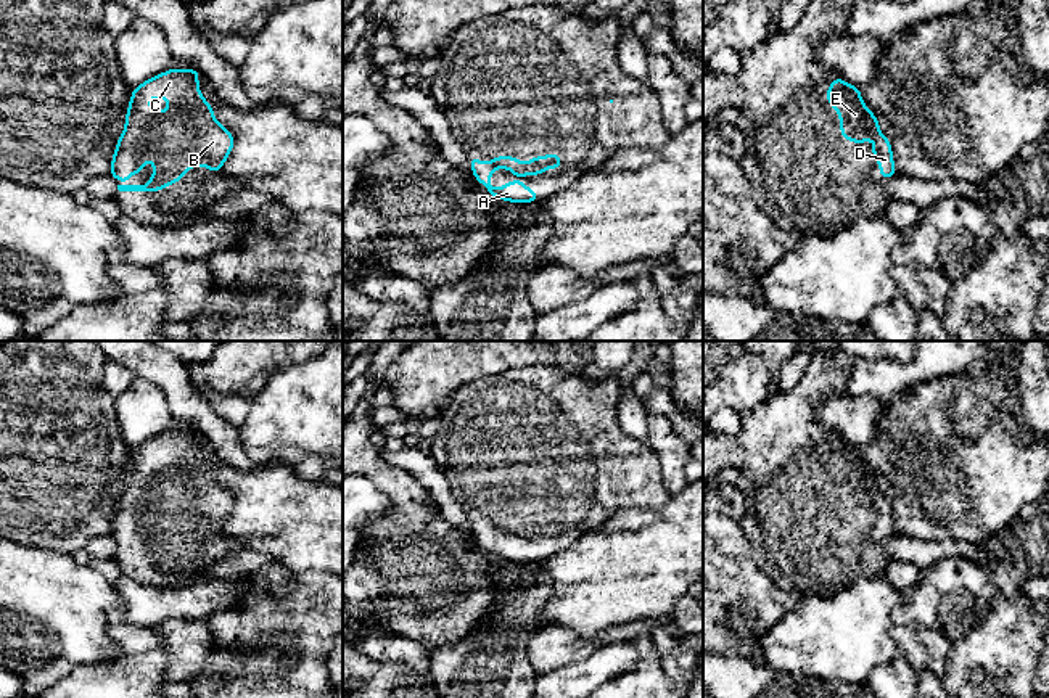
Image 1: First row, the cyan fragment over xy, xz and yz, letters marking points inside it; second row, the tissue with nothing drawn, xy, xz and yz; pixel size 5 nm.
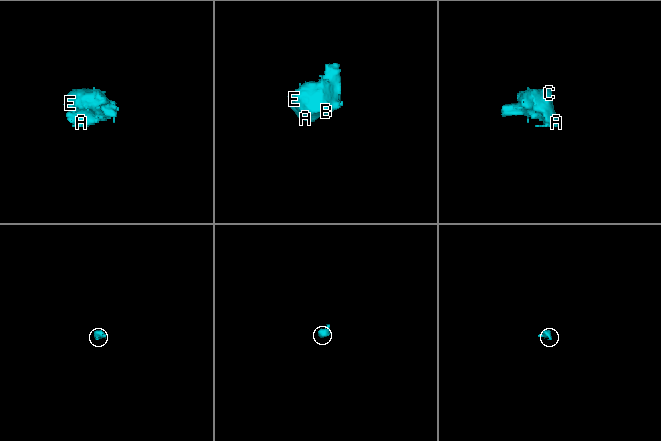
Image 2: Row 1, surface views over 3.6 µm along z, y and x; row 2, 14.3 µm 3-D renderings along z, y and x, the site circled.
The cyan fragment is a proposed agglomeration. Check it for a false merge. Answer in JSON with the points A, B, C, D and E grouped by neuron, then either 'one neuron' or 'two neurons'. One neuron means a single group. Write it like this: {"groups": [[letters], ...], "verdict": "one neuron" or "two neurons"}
{"groups": [["A", "B", "C", "D", "E"]], "verdict": "one neuron"}

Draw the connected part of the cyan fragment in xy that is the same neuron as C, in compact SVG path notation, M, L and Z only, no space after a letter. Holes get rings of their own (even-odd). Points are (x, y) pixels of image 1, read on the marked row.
M195 68L167 69L132 90L124 132L116 143L109 175L121 180L143 172L146 156L151 158L156 170L146 185L117 185L119 191L162 191L166 185L175 185L193 166L206 166L211 172L222 170L235 140L228 129L216 121L209 101L200 93L198 79L200 72ZM150 98L164 98L169 108L154 111L146 103Z

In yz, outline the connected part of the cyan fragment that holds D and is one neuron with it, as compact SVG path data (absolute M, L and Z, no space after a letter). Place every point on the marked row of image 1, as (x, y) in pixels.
M838 76L825 90L825 100L840 116L840 133L853 143L875 140L872 158L878 161L880 179L898 175L890 140L878 129L878 117L869 111L861 98L861 87L853 87Z

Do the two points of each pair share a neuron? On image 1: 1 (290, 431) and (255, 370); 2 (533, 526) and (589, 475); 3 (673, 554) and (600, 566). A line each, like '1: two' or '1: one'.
1: two
2: one
3: one

